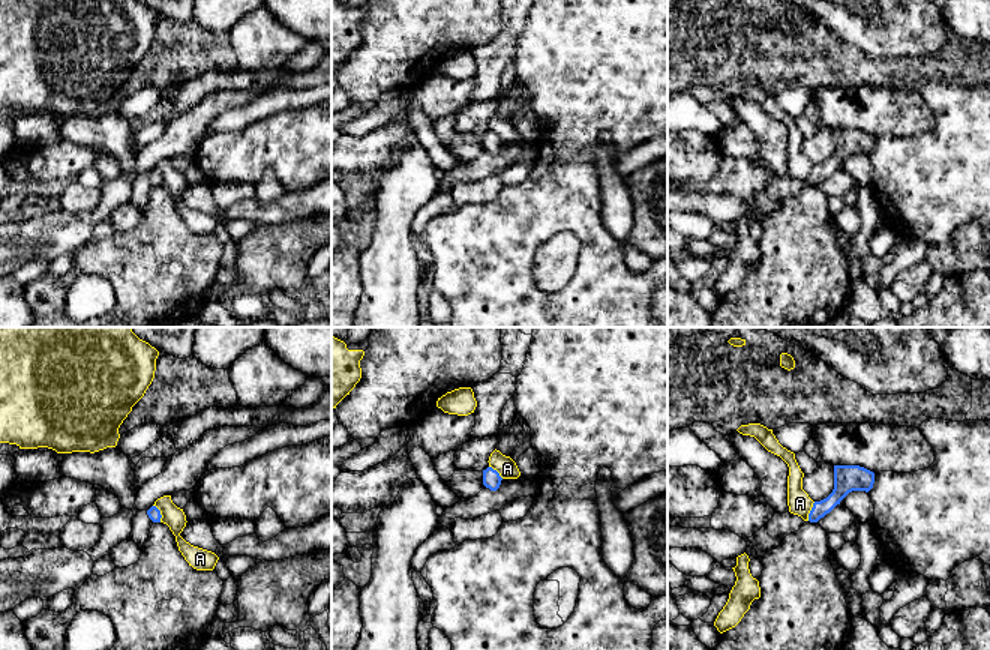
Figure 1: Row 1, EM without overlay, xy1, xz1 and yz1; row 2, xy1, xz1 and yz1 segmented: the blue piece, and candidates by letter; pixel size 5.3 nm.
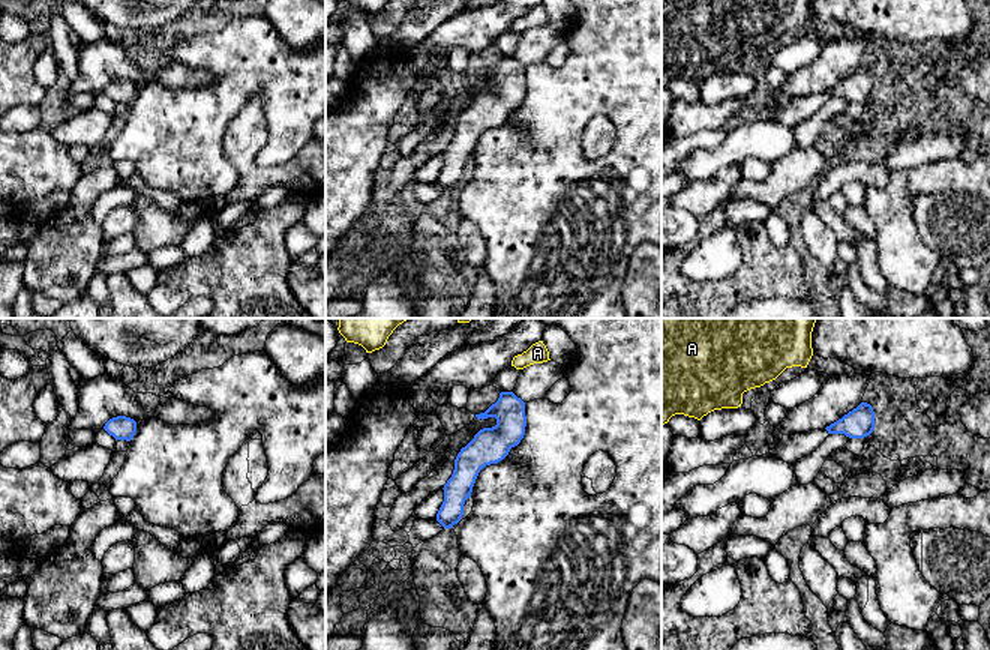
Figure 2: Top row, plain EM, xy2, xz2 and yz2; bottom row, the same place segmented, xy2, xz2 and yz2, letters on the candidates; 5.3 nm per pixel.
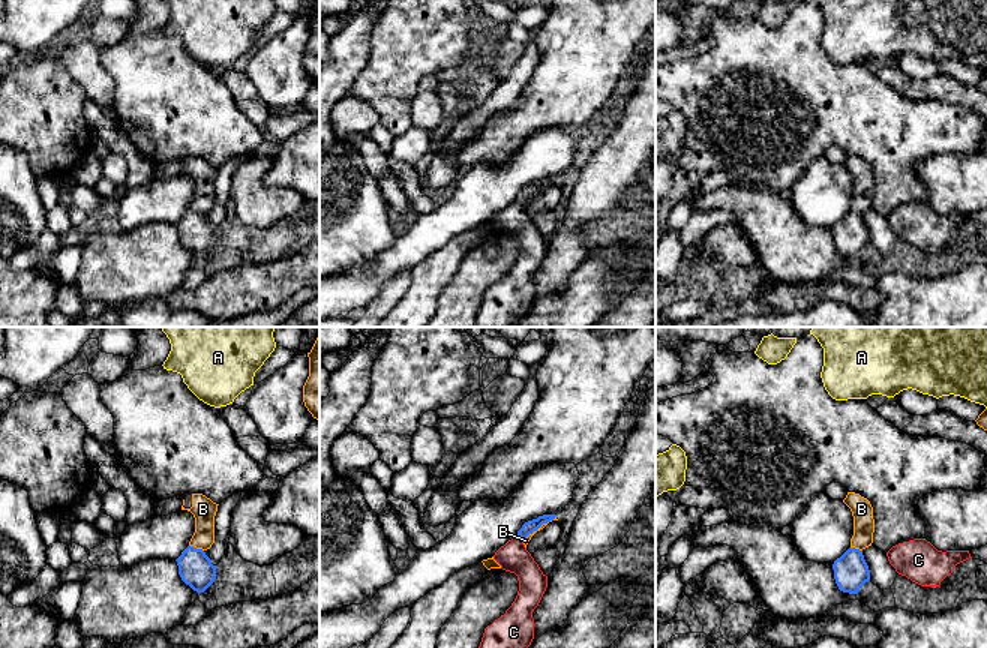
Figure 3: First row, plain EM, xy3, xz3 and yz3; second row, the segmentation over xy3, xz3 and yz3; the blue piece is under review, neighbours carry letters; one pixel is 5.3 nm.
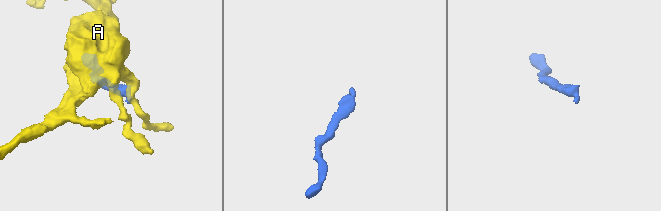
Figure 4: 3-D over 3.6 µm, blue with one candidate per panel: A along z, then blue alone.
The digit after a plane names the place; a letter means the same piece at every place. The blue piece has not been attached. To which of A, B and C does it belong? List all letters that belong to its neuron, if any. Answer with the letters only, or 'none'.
C

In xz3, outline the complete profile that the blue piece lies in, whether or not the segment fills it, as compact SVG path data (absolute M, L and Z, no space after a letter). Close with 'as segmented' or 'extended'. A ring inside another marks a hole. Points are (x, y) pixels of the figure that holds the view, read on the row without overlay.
M543 178L522 189L518 198L501 210L494 224L502 234L514 237L519 255L512 270L484 292L476 327L513 327L534 303L532 276L538 270L546 252L548 240L540 234L524 204L556 178Z | extended

